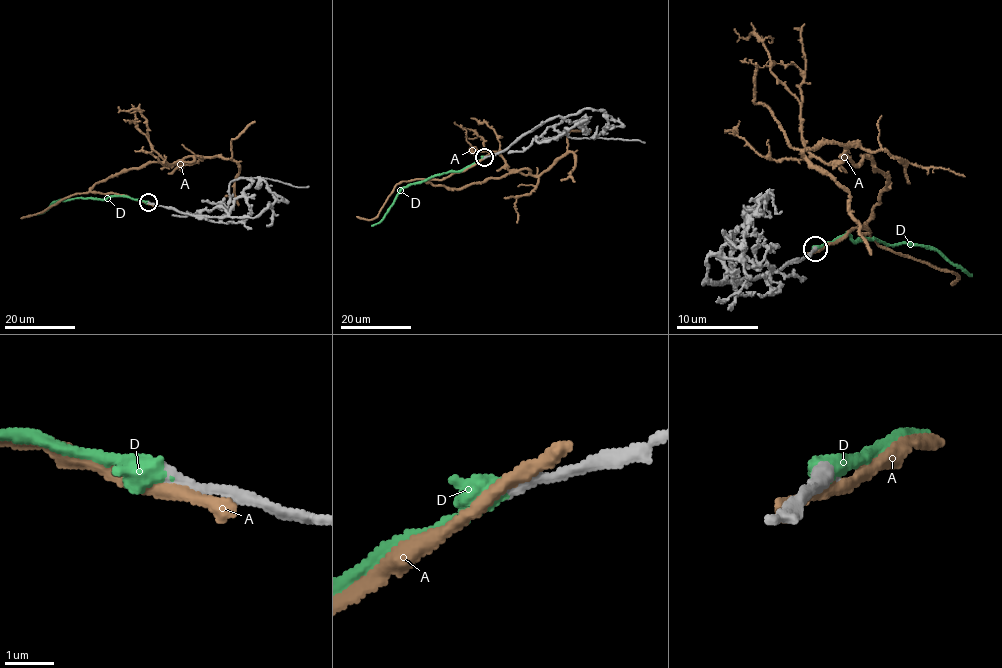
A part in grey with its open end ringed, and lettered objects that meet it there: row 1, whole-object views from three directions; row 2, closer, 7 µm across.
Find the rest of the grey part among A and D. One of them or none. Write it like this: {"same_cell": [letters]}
{"same_cell": ["D"]}

